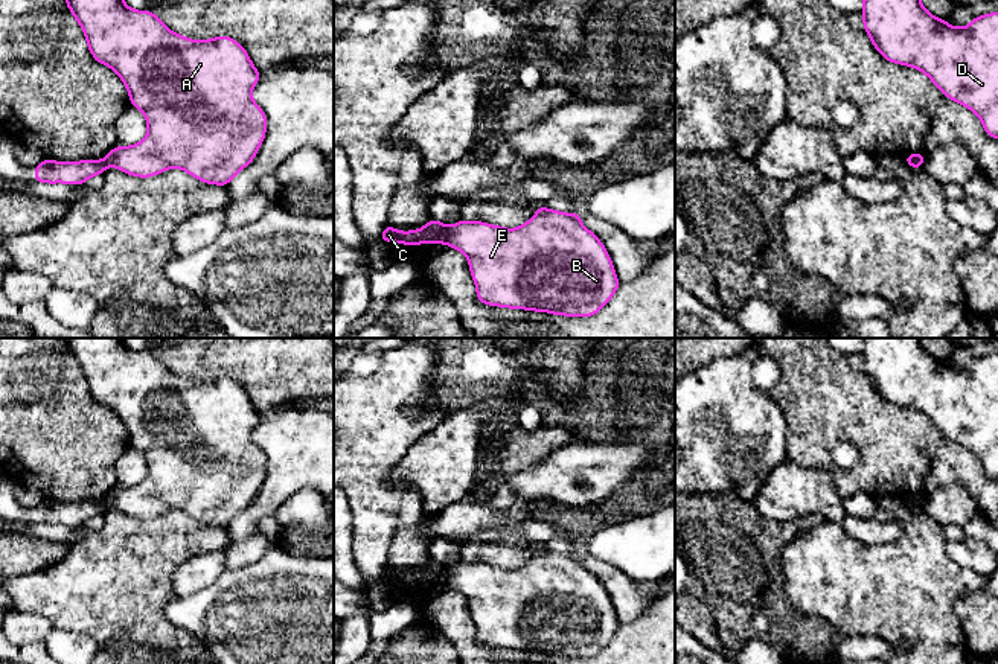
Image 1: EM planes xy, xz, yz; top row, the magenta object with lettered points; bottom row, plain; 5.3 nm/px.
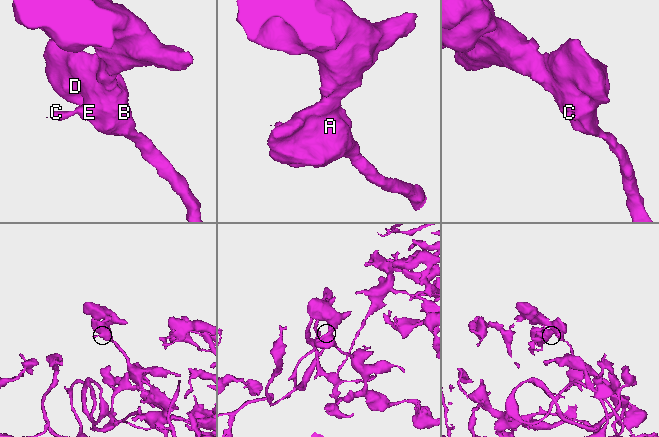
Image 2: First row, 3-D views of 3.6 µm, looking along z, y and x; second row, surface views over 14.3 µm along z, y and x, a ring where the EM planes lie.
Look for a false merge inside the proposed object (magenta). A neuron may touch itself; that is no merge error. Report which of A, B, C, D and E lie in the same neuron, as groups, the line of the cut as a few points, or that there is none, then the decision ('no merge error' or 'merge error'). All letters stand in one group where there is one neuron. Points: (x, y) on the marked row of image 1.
groups A B D E / C; cut xz (448, 227), (445, 242); merge error

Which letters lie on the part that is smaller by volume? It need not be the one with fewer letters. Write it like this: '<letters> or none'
C

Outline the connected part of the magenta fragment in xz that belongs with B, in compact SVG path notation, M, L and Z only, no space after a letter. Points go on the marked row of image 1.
M539 204L536 213L517 228L460 219L448 227L446 245L466 256L477 300L489 306L593 317L620 286L611 256L582 225L581 210L564 213Z

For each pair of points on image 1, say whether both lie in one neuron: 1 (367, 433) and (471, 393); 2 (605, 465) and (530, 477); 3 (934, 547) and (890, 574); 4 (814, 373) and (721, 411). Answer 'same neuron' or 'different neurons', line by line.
1: different neurons
2: same neuron
3: same neuron
4: different neurons

